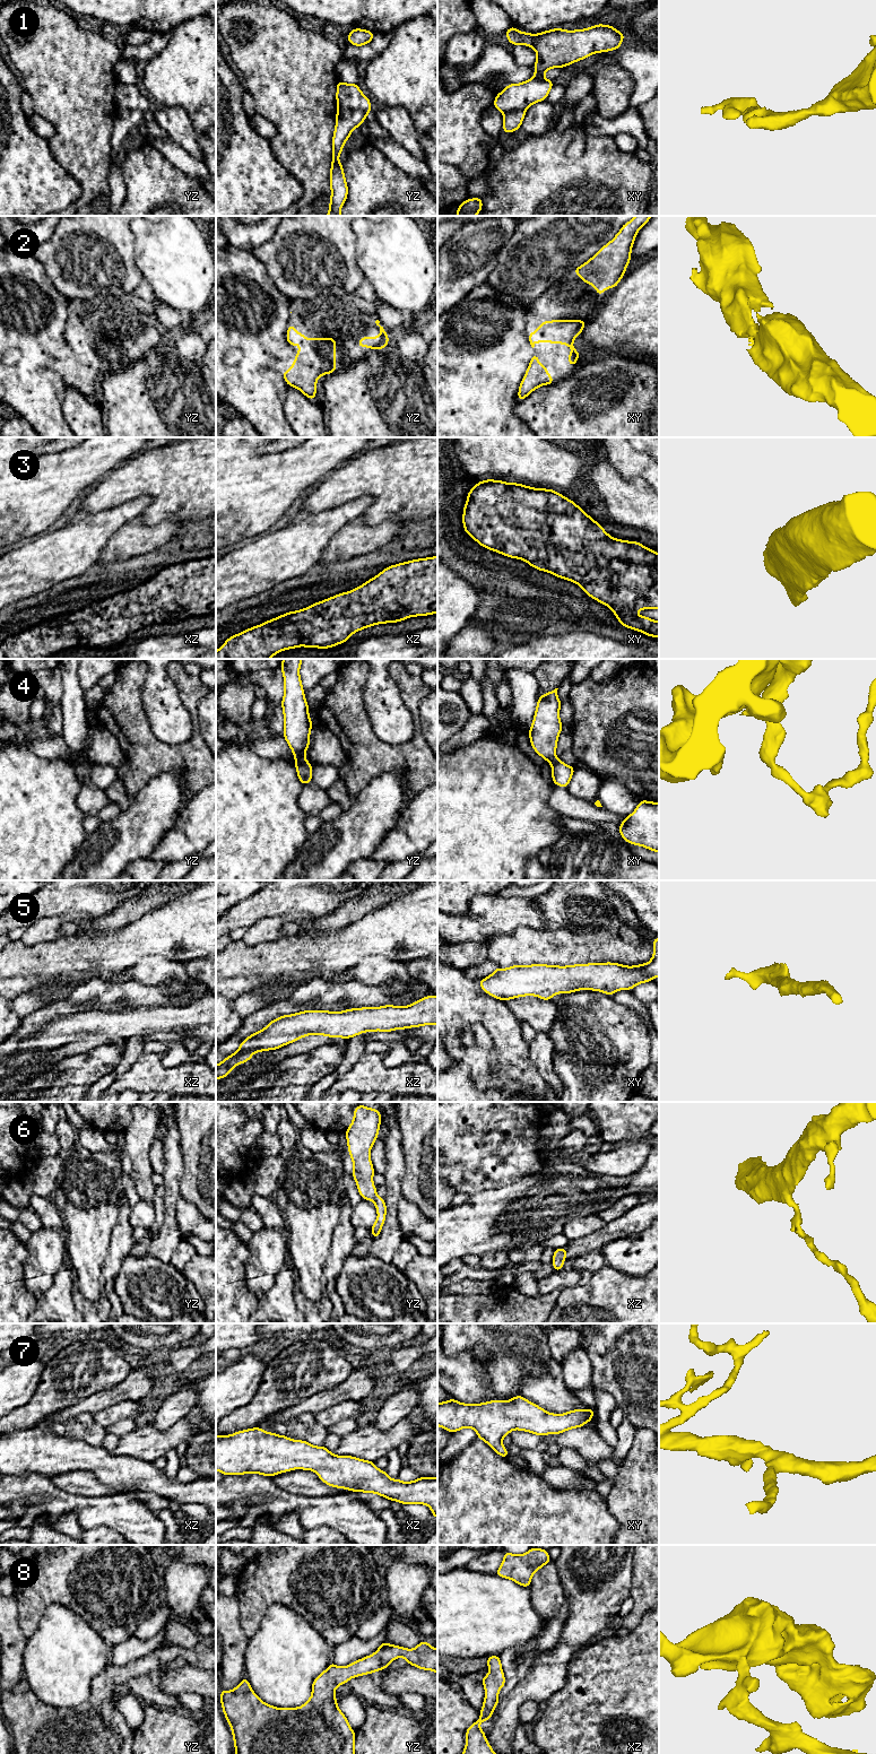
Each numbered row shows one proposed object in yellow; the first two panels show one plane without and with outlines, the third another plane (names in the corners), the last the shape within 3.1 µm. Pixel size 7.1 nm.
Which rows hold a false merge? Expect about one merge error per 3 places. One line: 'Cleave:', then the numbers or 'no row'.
Cleave: 1, 4

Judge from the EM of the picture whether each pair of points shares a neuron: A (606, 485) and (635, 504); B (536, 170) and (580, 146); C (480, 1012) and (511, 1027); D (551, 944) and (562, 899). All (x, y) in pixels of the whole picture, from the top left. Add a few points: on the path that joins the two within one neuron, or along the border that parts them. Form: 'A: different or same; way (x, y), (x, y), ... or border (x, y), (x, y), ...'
A: same; way (613, 488), (629, 503)
B: different; border (571, 128), (571, 142), (565, 154), (577, 159)
C: same; way (488, 1013), (503, 1025)
D: different; border (552, 926), (567, 928), (580, 936)

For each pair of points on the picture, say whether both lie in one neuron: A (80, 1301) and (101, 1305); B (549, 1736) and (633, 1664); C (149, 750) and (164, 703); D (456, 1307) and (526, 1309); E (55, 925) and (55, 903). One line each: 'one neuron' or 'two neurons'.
A: one neuron
B: one neuron
C: two neurons
D: one neuron
E: two neurons

